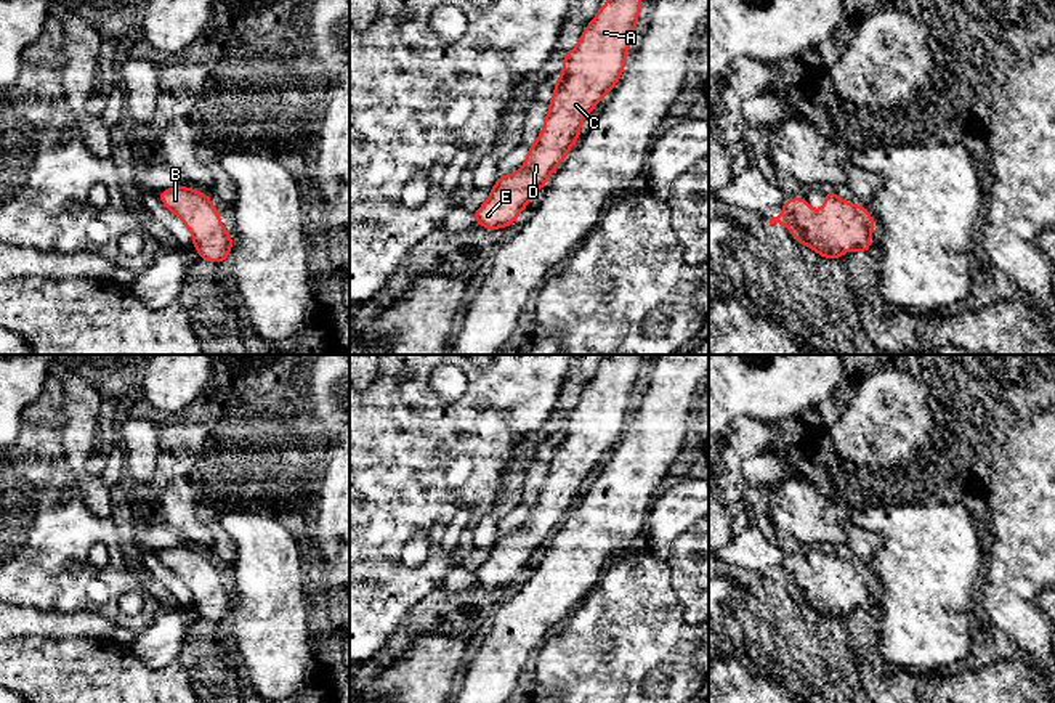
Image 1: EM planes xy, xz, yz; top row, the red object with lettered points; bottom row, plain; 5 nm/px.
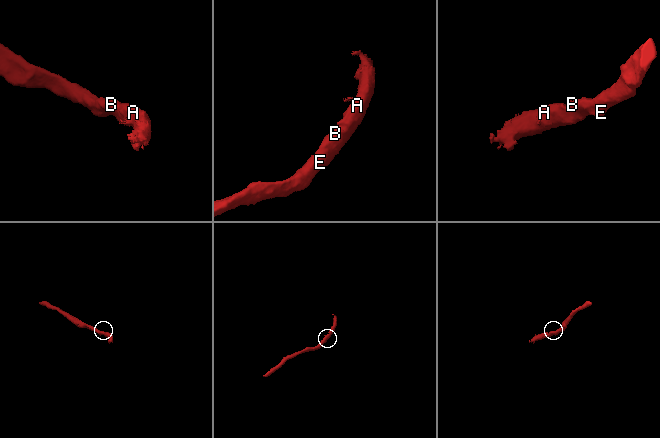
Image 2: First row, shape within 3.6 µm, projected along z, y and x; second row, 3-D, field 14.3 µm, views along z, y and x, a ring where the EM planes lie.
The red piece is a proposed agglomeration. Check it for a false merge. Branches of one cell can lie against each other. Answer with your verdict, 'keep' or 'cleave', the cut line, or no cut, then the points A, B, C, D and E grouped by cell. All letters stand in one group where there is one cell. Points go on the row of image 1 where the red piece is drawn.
keep; cut none; groups A B C D E

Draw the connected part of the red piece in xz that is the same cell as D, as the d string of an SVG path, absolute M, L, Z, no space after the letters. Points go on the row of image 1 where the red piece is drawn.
M608 0L584 29L579 43L563 55L564 67L556 79L553 98L548 103L540 135L528 148L526 162L510 175L499 175L497 183L489 193L487 201L473 212L476 225L489 230L507 228L515 223L524 207L529 205L532 194L545 188L550 173L561 165L566 152L576 144L582 120L603 101L606 93L616 87L630 48L630 35L640 16L641 0Z

